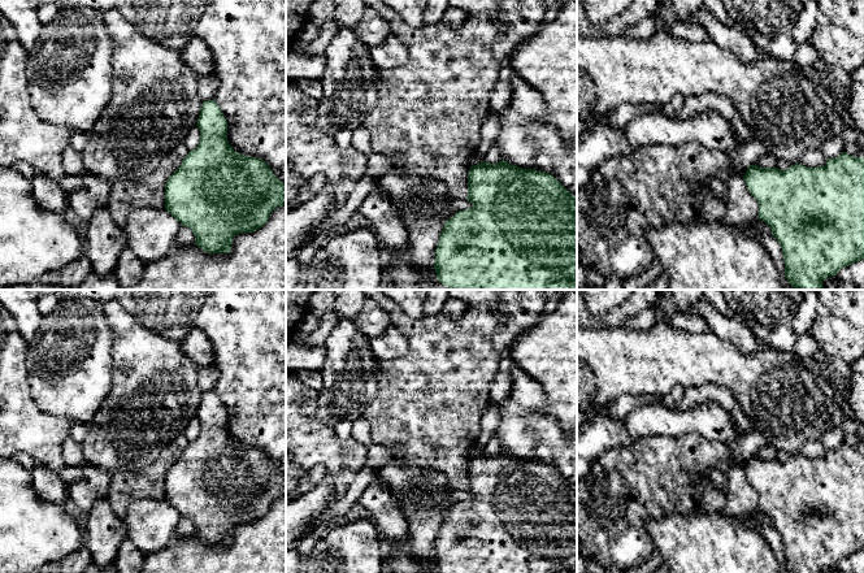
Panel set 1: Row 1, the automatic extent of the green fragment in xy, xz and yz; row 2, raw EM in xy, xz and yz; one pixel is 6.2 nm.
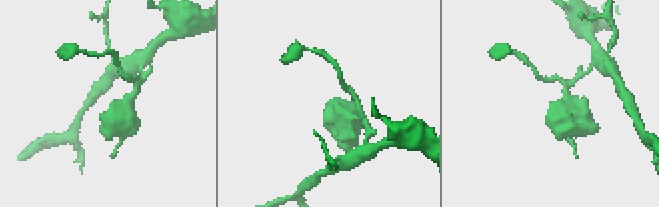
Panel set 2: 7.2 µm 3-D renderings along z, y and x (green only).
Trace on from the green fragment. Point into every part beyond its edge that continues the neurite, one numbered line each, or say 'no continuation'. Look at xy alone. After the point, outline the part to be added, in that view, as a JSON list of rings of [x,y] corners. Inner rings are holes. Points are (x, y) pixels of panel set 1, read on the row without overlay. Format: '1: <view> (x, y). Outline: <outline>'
no continuation

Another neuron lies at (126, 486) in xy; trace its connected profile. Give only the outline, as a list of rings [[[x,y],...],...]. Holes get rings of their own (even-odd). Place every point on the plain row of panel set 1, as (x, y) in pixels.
[[[166,446],[157,460],[139,469],[112,472],[108,502],[113,512],[123,518],[130,504],[142,499],[165,499],[165,476],[168,469],[179,459],[182,451]]]

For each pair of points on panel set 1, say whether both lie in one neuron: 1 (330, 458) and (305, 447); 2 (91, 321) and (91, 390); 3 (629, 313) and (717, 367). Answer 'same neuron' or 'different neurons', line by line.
1: same neuron
2: same neuron
3: different neurons

